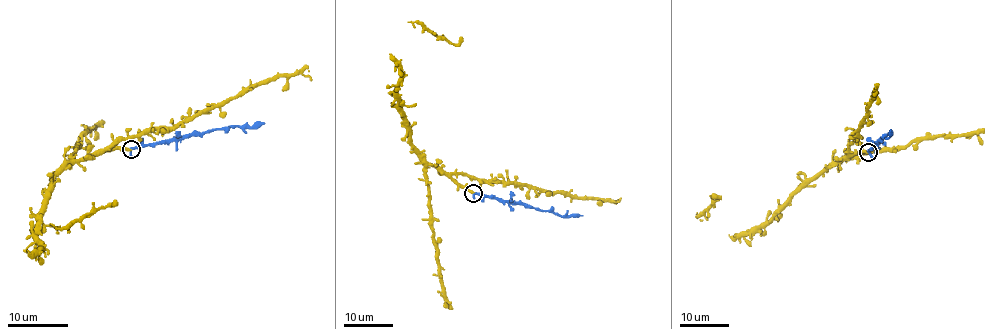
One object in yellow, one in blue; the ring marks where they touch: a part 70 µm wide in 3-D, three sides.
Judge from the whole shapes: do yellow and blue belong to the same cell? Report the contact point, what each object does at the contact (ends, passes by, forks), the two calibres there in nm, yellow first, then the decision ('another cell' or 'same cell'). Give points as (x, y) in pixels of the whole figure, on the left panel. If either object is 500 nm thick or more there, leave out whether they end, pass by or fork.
place (131, 149); yellow ends; blue passes by; calibres 280 and 200 nm; same cell

